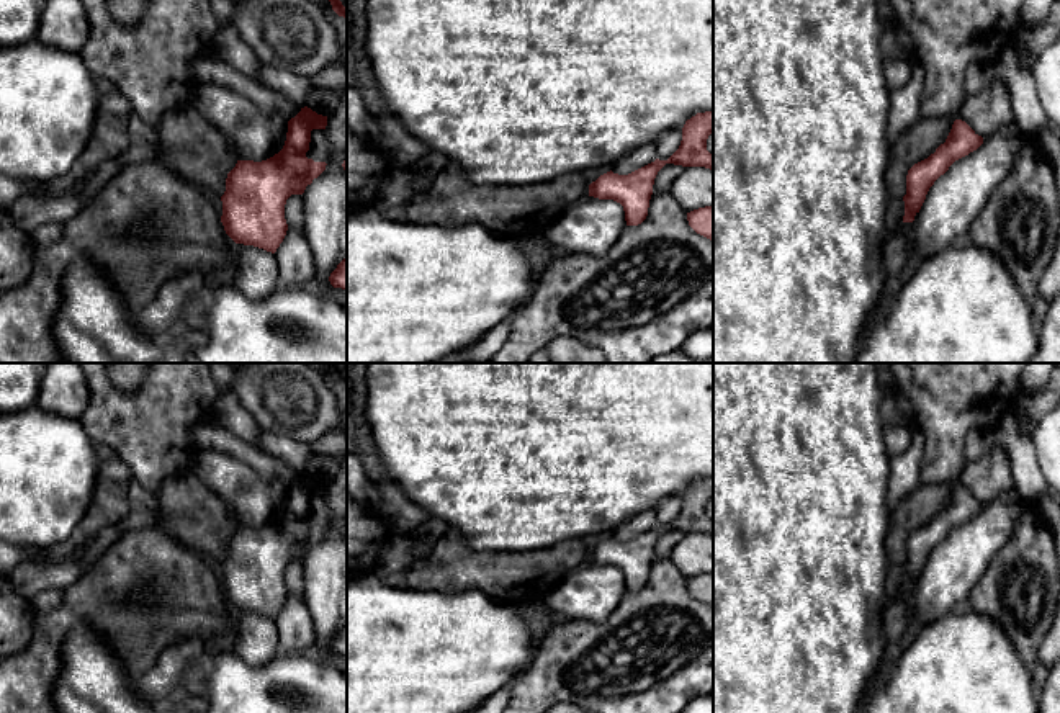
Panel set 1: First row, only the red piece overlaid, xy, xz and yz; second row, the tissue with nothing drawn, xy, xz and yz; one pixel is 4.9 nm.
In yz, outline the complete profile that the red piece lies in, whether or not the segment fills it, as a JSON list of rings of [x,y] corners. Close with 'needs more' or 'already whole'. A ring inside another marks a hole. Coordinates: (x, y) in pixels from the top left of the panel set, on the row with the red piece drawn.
[[[955,119],[945,142],[928,159],[914,164],[908,170],[906,195],[903,196],[903,222],[913,222],[934,182],[944,175],[955,160],[977,150],[981,144],[981,136],[978,136],[965,121]]] | already whole

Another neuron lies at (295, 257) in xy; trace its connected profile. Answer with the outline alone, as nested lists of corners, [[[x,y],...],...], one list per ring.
[[[288,227],[286,235],[275,252],[280,288],[311,288],[316,278],[312,249],[304,229]]]

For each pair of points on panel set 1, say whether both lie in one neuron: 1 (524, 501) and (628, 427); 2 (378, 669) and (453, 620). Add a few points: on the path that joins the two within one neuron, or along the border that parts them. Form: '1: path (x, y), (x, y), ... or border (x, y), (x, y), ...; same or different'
1: path (550, 475), (597, 427), (602, 427); same
2: path (396, 668), (409, 664), (435, 638); same

